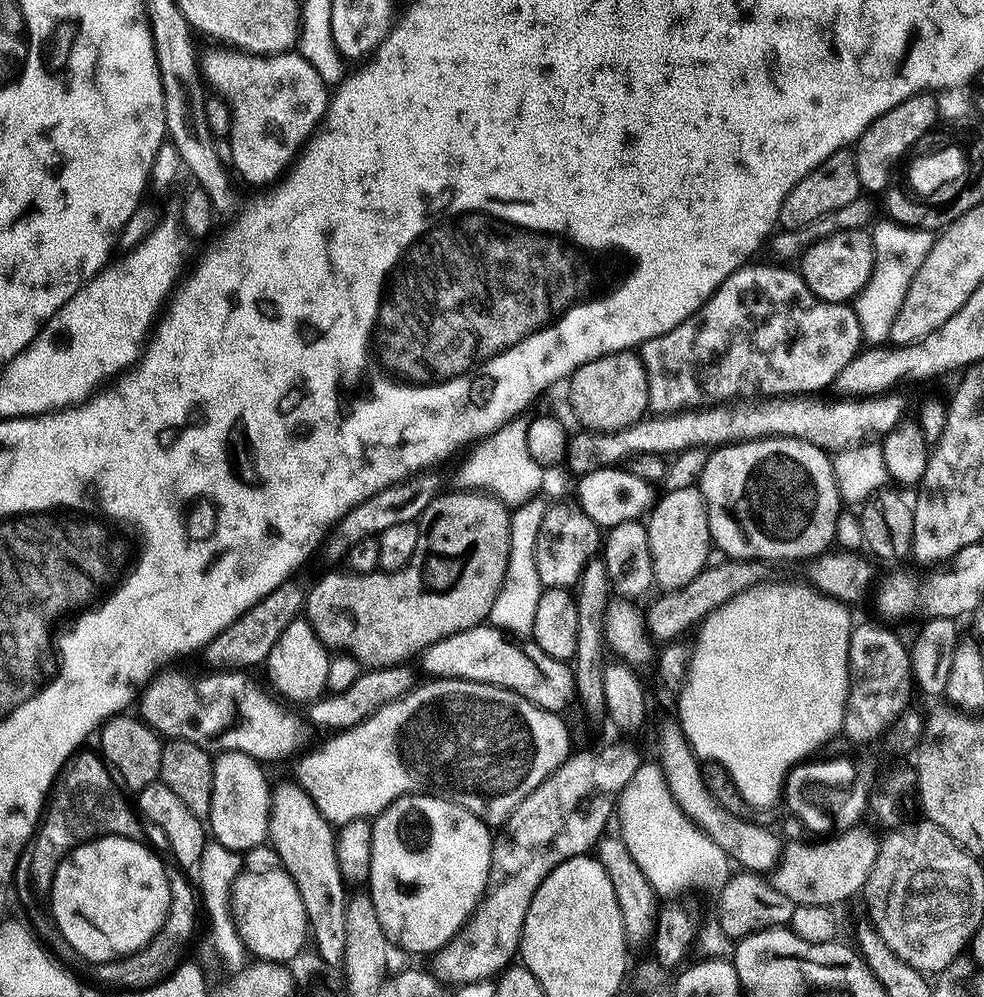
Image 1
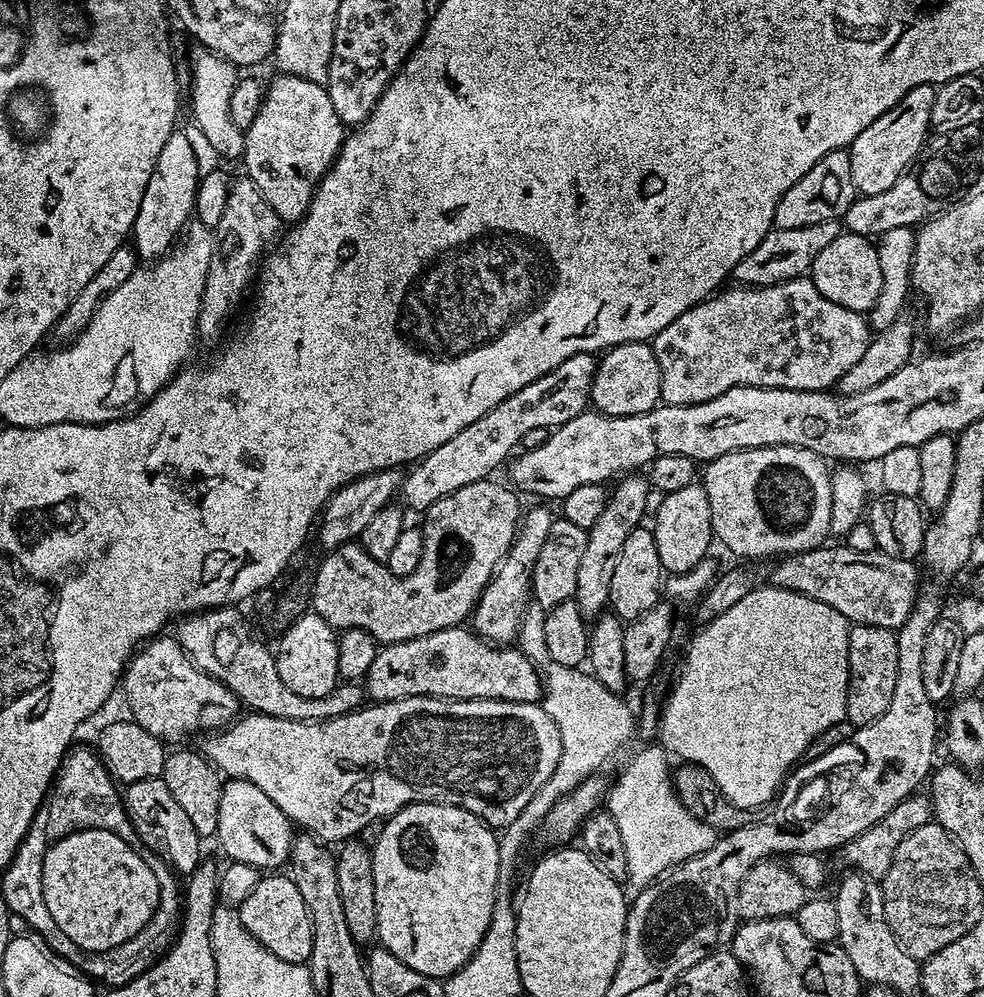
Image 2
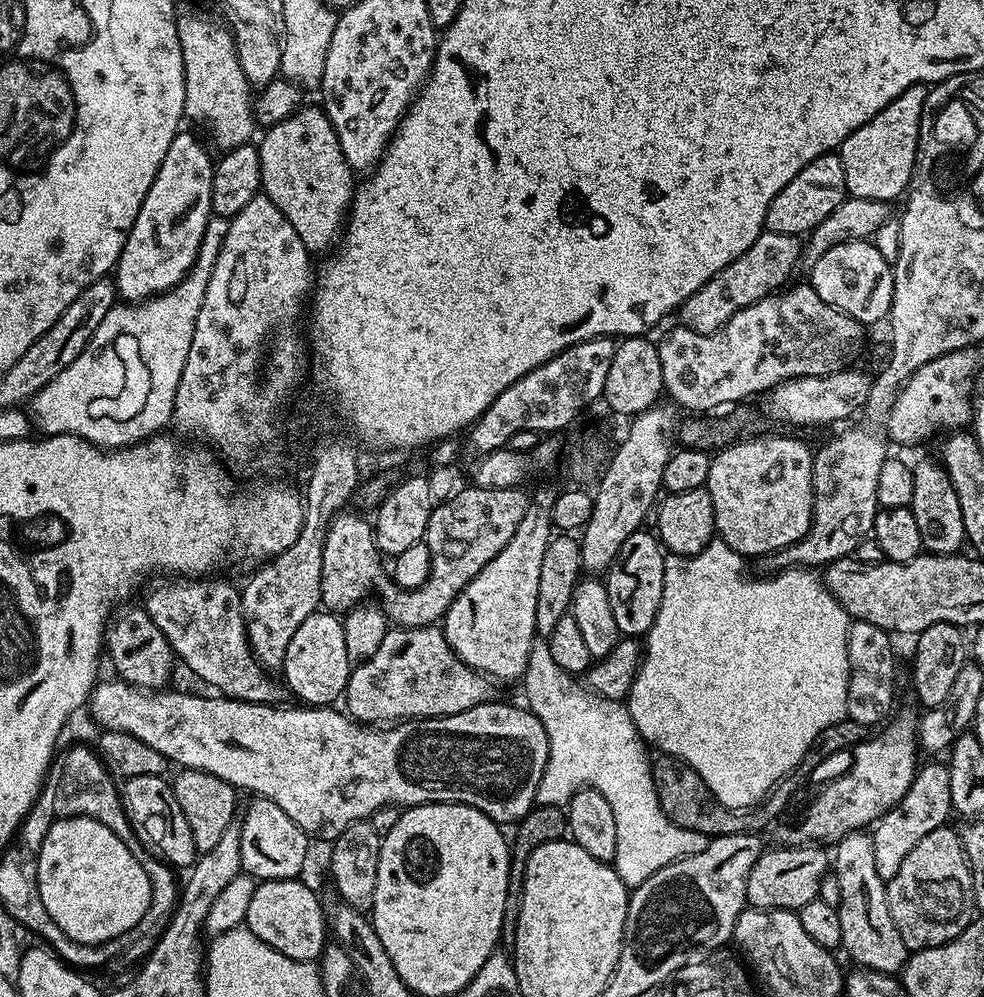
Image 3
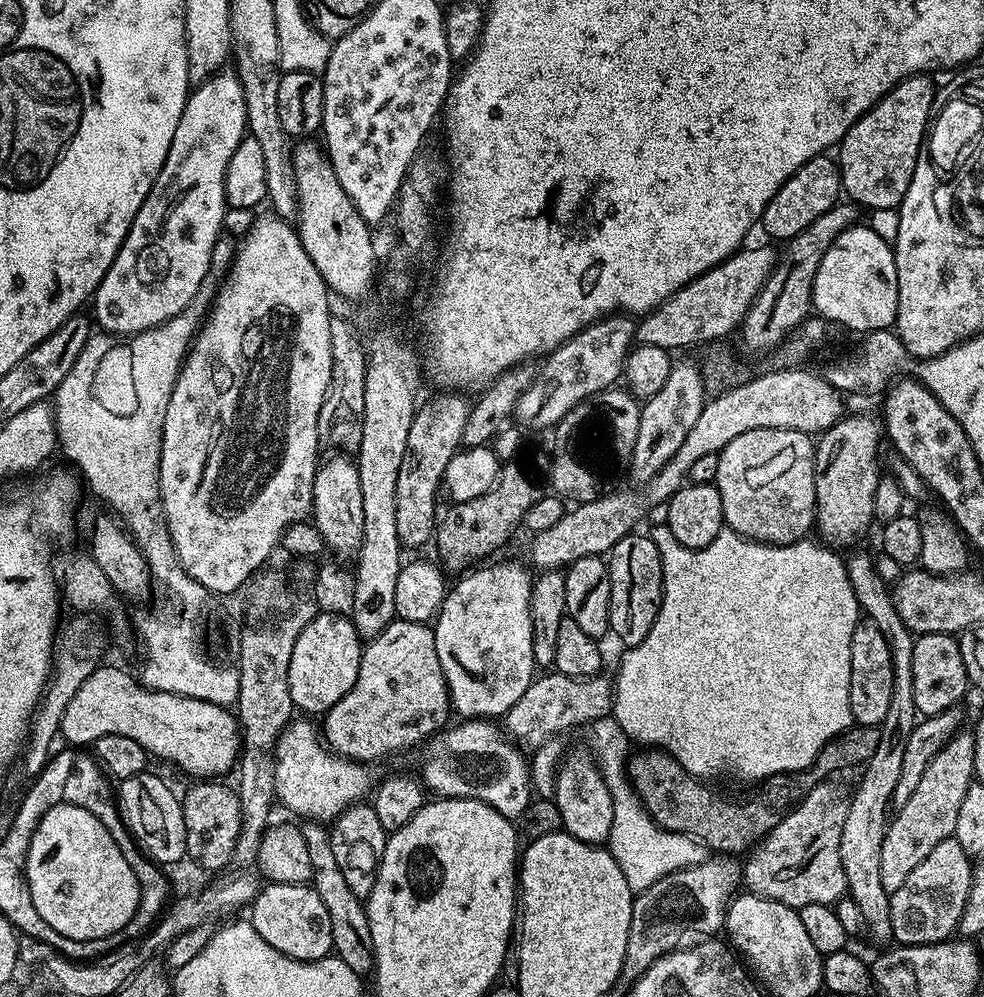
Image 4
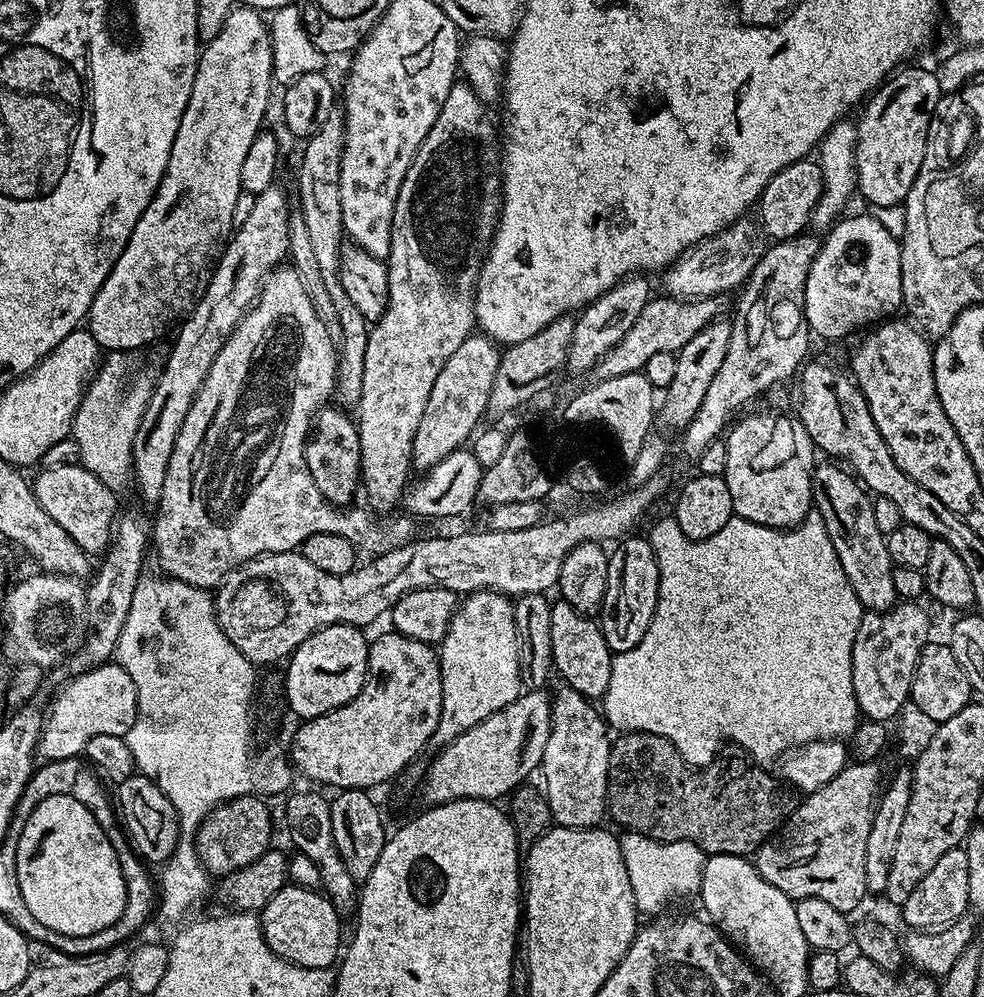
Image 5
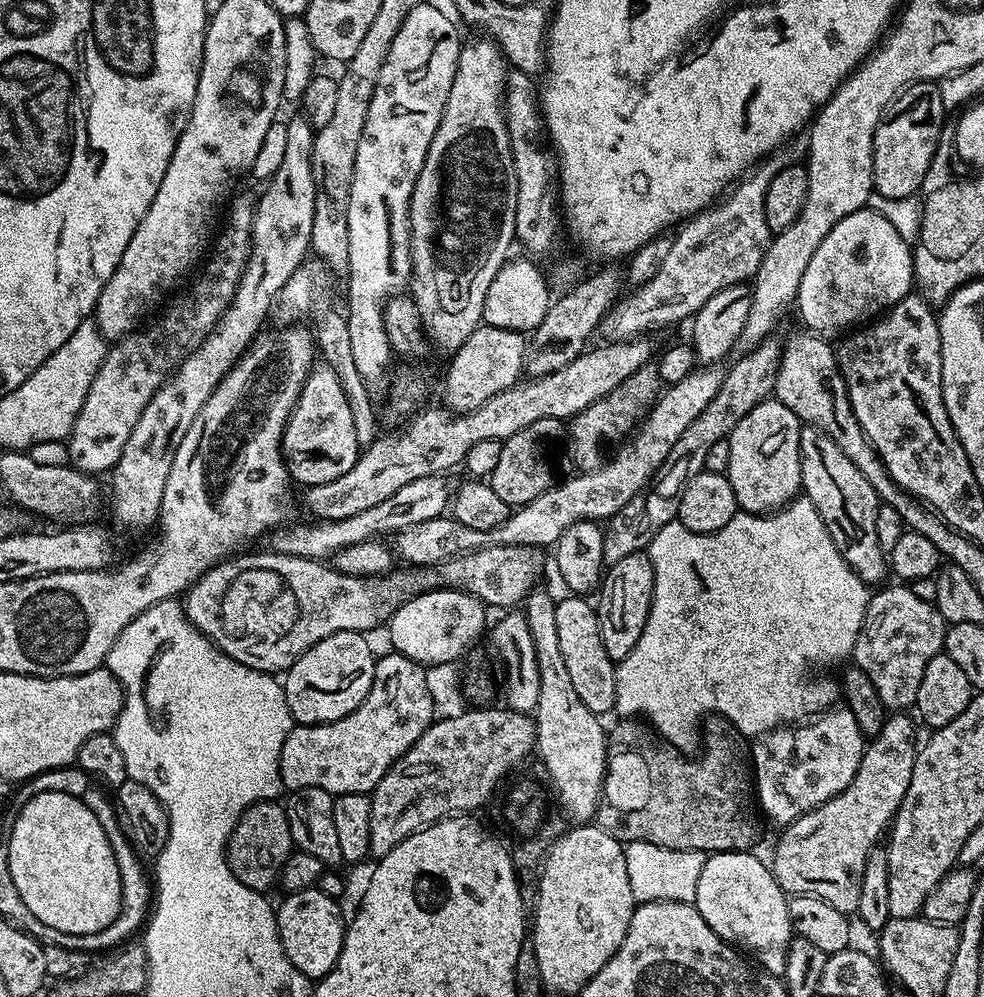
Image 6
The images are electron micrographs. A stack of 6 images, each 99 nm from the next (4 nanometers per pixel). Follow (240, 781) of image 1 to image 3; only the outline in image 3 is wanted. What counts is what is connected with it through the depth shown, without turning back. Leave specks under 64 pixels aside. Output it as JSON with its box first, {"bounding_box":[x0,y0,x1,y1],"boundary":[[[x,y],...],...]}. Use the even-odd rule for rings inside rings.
{"bounding_box":[240,798,310,881],"boundary":[[[263,798],[253,799],[248,809],[243,809],[240,825],[241,869],[257,881],[297,879],[308,858],[310,837],[274,802]]]}

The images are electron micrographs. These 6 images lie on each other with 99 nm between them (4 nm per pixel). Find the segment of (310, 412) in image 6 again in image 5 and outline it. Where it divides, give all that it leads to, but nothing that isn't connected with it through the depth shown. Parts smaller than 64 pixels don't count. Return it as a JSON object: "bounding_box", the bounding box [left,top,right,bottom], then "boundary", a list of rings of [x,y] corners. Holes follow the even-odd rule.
{"bounding_box":[304,406,360,506],"boundary":[[[325,406],[316,413],[308,443],[304,445],[306,466],[324,495],[324,499],[337,506],[353,503],[352,495],[358,492],[360,475],[360,433],[347,411],[336,406]]]}

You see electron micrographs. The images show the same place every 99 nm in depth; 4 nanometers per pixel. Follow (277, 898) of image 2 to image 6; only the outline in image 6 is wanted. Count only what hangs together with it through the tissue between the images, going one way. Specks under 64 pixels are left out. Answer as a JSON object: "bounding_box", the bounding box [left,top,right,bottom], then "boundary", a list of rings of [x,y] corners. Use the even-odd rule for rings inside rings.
{"bounding_box":[275,887,345,981],"boundary":[[[317,887],[301,892],[289,892],[283,897],[280,908],[275,909],[276,929],[286,958],[309,981],[319,981],[338,962],[338,954],[344,945],[345,917],[340,917],[340,908],[335,899],[319,891]]]}

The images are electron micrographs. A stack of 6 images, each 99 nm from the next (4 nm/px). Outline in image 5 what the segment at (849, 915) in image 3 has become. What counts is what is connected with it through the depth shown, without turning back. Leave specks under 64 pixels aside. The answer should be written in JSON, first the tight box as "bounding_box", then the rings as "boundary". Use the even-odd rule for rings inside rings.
{"bounding_box":[812,462,898,612],"boundary":[[[836,462],[824,463],[828,464],[817,463],[812,469],[812,502],[815,511],[822,514],[826,534],[830,534],[830,542],[834,542],[834,554],[838,554],[838,562],[842,562],[842,570],[850,586],[854,586],[858,602],[869,612],[889,612],[898,603],[892,573],[894,565],[886,533],[878,530],[874,522],[873,497],[851,471]]]}

